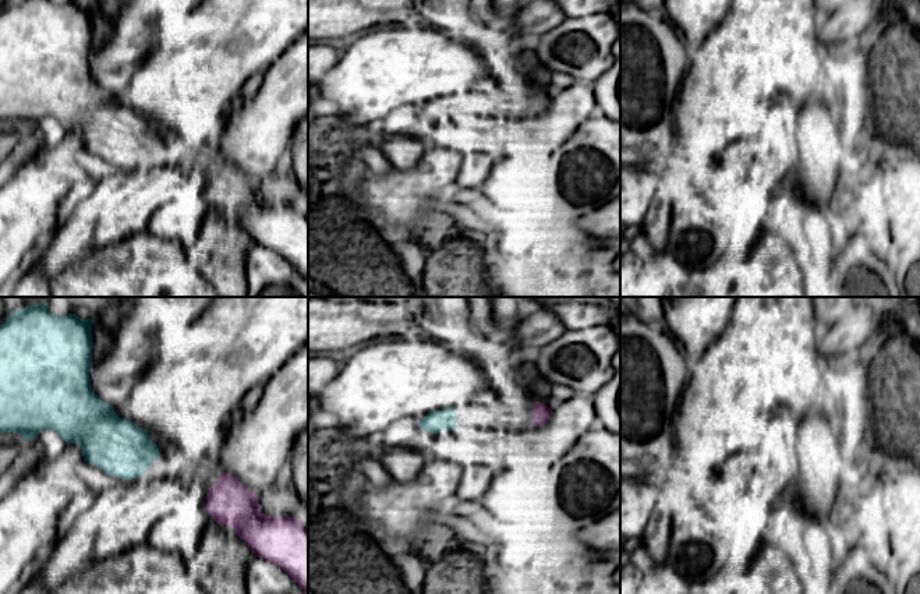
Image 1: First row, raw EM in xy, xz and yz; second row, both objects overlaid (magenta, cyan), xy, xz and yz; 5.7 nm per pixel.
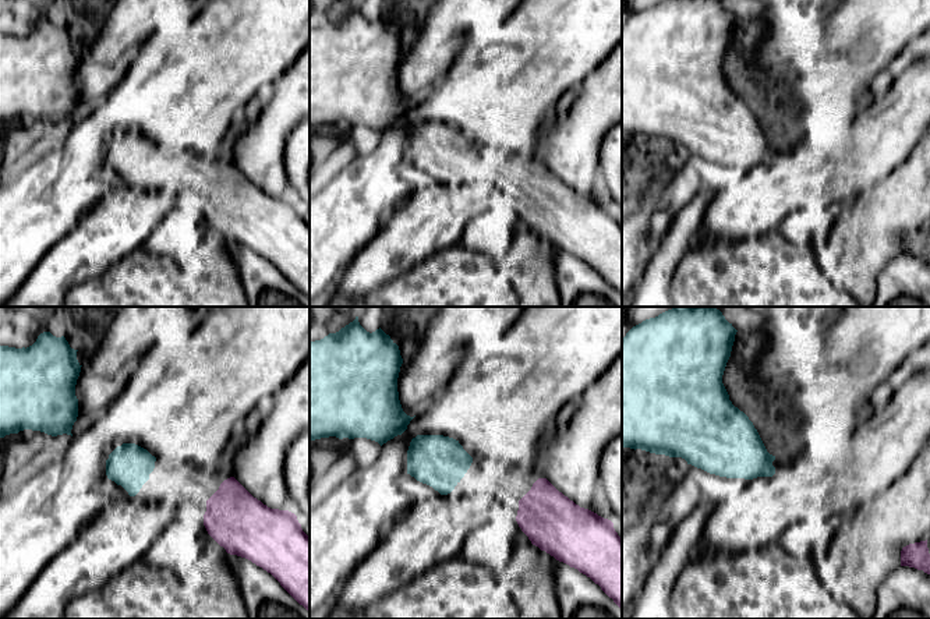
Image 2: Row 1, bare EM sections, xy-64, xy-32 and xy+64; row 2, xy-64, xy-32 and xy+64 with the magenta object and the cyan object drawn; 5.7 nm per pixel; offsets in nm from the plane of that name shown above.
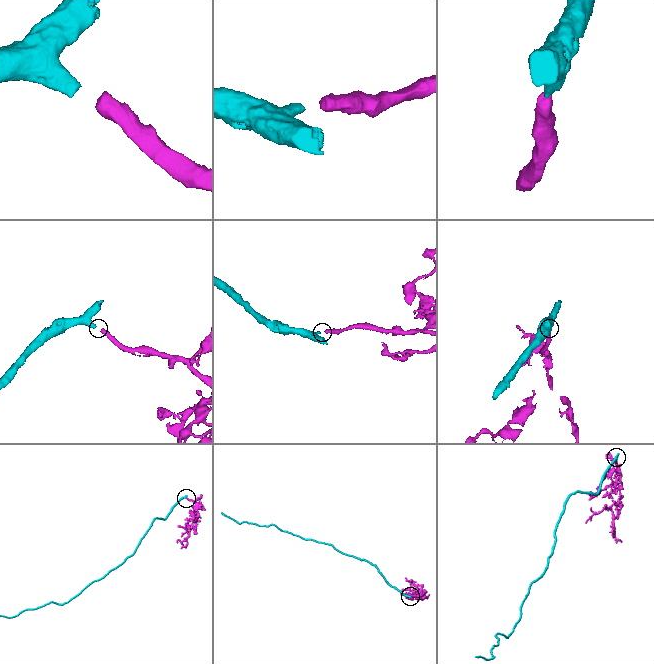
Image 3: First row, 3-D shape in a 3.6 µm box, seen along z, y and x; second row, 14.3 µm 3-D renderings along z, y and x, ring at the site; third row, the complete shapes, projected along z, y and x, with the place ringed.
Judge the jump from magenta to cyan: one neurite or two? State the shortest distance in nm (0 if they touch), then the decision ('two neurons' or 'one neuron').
340 nm | one neuron

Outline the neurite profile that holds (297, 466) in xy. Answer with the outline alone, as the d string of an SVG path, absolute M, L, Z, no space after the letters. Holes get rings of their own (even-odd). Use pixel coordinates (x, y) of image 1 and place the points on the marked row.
M308 425L296 436L286 470L308 509Z

